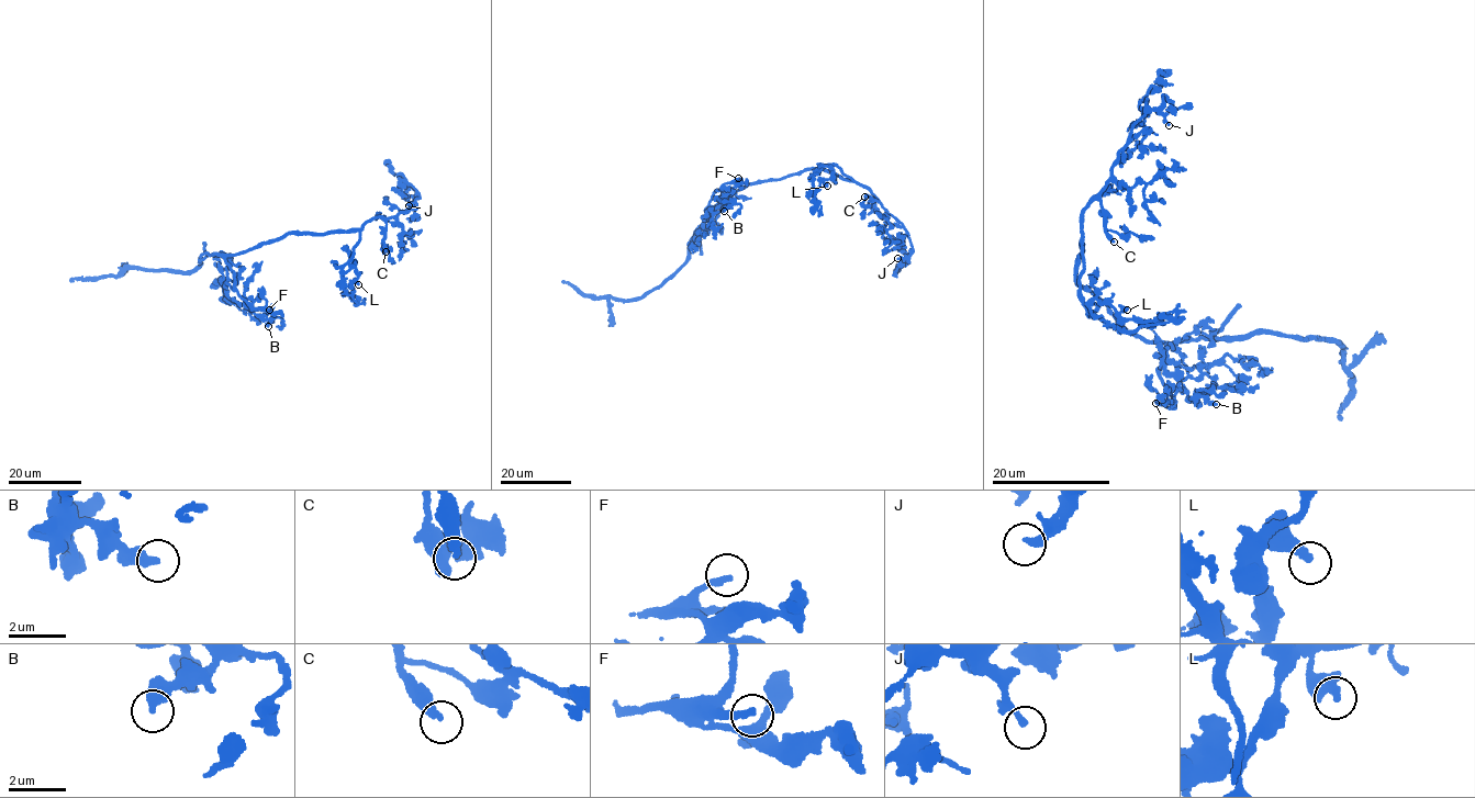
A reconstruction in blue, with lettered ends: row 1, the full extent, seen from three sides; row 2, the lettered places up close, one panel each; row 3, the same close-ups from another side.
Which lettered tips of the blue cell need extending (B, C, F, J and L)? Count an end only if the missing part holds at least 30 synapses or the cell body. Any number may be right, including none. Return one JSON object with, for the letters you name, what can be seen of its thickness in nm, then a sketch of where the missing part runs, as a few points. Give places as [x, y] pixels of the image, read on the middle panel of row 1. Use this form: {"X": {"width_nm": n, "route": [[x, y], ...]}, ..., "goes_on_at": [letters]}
{"C": {"width_nm": 320, "route": [[864, 197], [848, 193], [852, 222]]}, "F": {"width_nm": 240, "route": [[738, 178], [768, 176], [761, 186], [751, 189]]}, "goes_on_at": ["C", "F"]}

